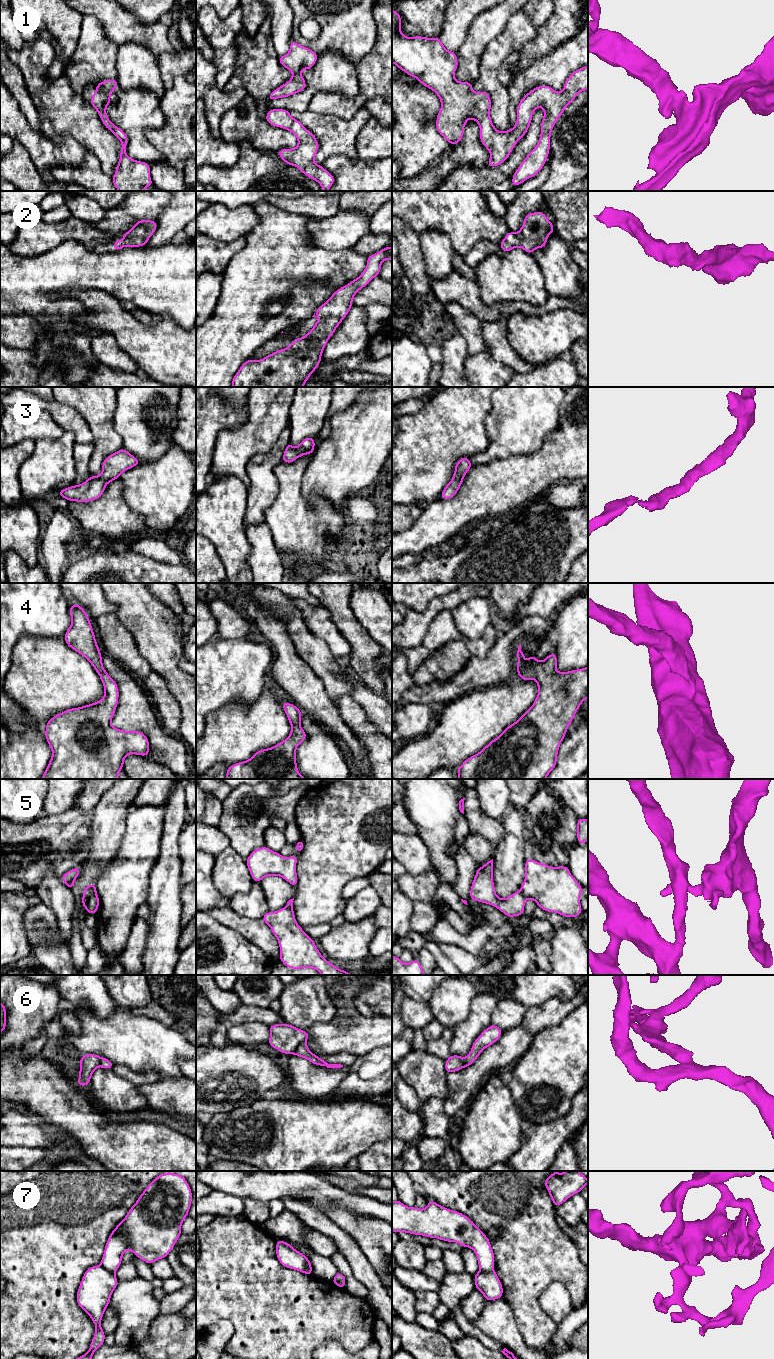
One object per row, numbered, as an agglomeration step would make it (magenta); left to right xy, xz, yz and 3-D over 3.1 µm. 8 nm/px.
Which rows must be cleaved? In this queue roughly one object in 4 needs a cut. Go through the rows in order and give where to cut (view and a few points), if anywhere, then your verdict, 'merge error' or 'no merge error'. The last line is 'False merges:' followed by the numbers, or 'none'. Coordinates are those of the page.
1: no cut | no merge error
2: no cut | no merge error
3: no cut | no merge error
4: no cut | no merge error
5: xy (96, 893), (89, 898), (86, 908) | merge error
6: xz (305, 1041), (292, 1053) | merge error
7: yz (480, 1270), (493, 1271) | merge error
False merges: 5, 6, 7

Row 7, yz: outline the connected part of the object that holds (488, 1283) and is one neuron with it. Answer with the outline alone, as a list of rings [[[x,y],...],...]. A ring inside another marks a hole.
[[[495,1271],[474,1274],[475,1289],[478,1289],[486,1301],[503,1297],[503,1286]]]

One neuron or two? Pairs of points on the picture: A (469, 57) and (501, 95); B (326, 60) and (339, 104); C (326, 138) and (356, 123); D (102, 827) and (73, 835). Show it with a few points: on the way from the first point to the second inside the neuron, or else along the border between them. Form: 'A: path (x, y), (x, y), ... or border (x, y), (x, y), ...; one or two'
A: border (487, 46), (479, 63), (479, 76), (473, 83); two
B: border (359, 87), (351, 96), (329, 92), (313, 96); two
C: path (333, 136), (340, 136), (349, 130); one
D: border (92, 813), (91, 836), (88, 843); two

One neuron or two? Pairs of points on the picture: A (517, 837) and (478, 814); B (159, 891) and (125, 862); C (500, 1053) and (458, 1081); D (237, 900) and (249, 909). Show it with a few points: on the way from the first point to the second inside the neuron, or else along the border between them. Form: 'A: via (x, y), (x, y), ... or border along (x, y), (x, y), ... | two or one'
A: border along (501, 820), (504, 826), (504, 836), (495, 847) | two
B: border along (156, 860), (149, 876), (148, 895), (145, 901) | two
C: via (490, 1061), (468, 1081) | one
D: via (240, 903), (246, 906) | one

